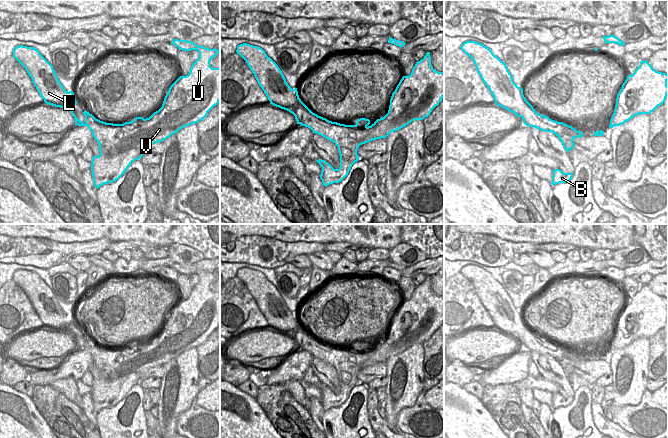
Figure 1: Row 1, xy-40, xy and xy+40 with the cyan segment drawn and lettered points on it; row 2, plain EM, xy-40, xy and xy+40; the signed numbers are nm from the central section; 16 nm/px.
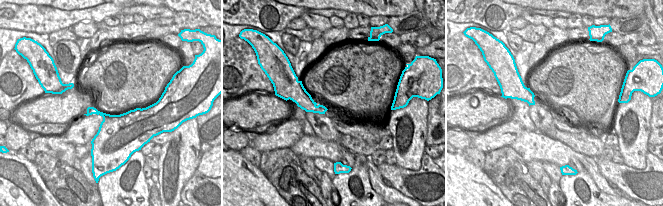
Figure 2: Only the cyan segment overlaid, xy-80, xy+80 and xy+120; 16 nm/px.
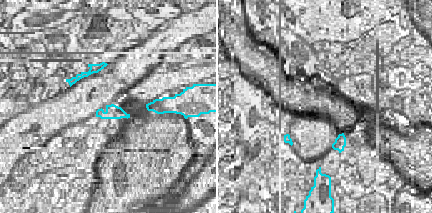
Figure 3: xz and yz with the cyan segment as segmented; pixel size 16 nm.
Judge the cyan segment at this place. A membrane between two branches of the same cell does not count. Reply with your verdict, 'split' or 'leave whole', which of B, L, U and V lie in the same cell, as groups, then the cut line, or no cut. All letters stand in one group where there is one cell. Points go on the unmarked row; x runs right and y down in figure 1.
leave whole; B L U V; no cut

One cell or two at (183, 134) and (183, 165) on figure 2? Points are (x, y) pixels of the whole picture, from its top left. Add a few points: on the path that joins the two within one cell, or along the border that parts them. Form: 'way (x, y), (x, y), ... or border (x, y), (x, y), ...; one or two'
way (183, 142), (183, 157); one

